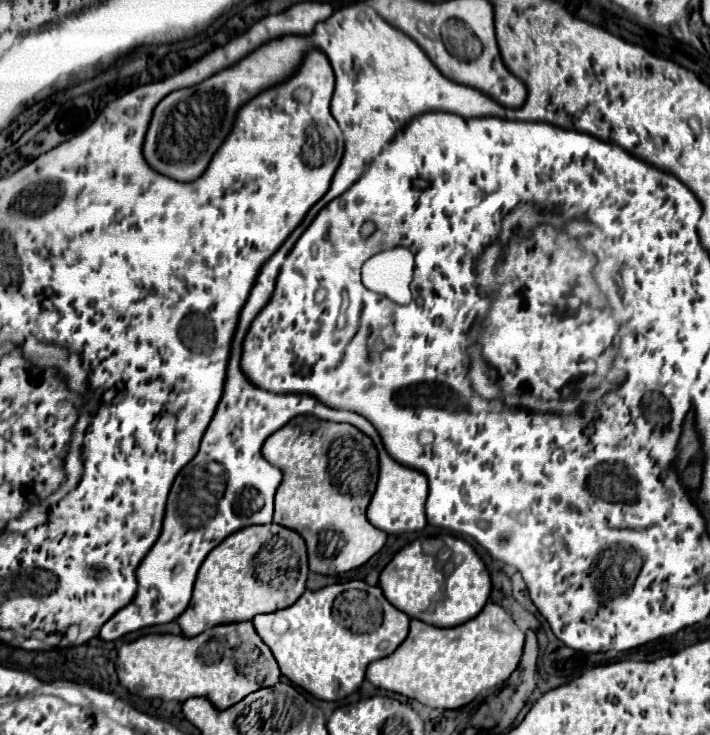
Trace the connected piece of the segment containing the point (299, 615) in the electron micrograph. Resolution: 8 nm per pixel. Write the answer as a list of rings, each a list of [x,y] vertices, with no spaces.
[[[328,585],[318,591],[306,591],[292,607],[256,615],[252,619],[260,639],[274,653],[282,675],[322,701],[338,701],[354,693],[364,681],[368,663],[394,653],[394,649],[406,639],[410,625],[410,617],[390,605],[378,587],[366,589],[366,593],[376,593],[376,601],[380,601],[380,627],[364,635],[342,627],[332,613],[332,605],[340,595],[338,587],[340,585]]]

